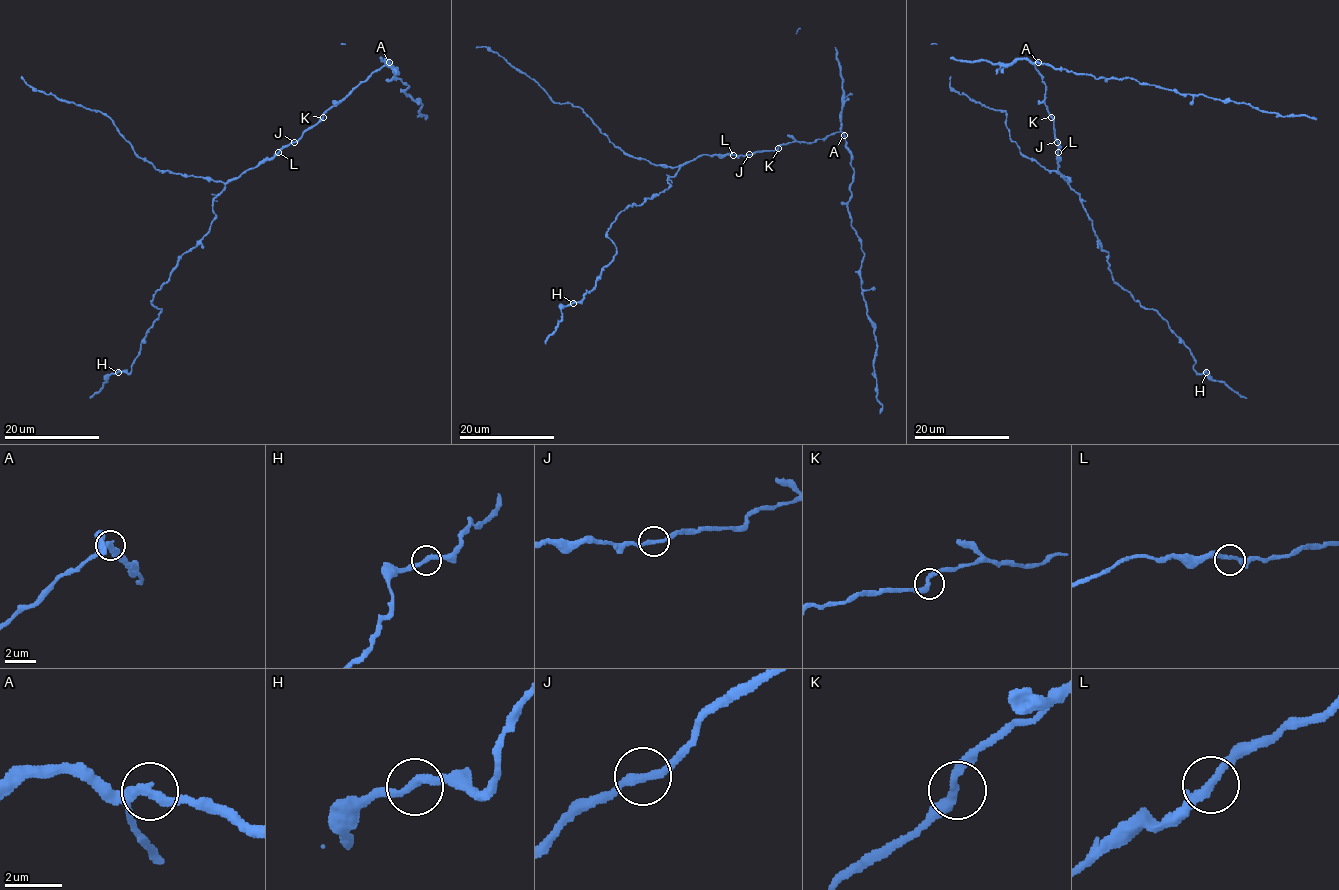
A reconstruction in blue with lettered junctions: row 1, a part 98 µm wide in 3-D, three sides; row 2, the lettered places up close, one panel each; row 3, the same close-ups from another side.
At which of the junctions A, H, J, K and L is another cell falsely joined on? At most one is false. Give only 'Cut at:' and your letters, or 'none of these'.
Cut at: none of these

